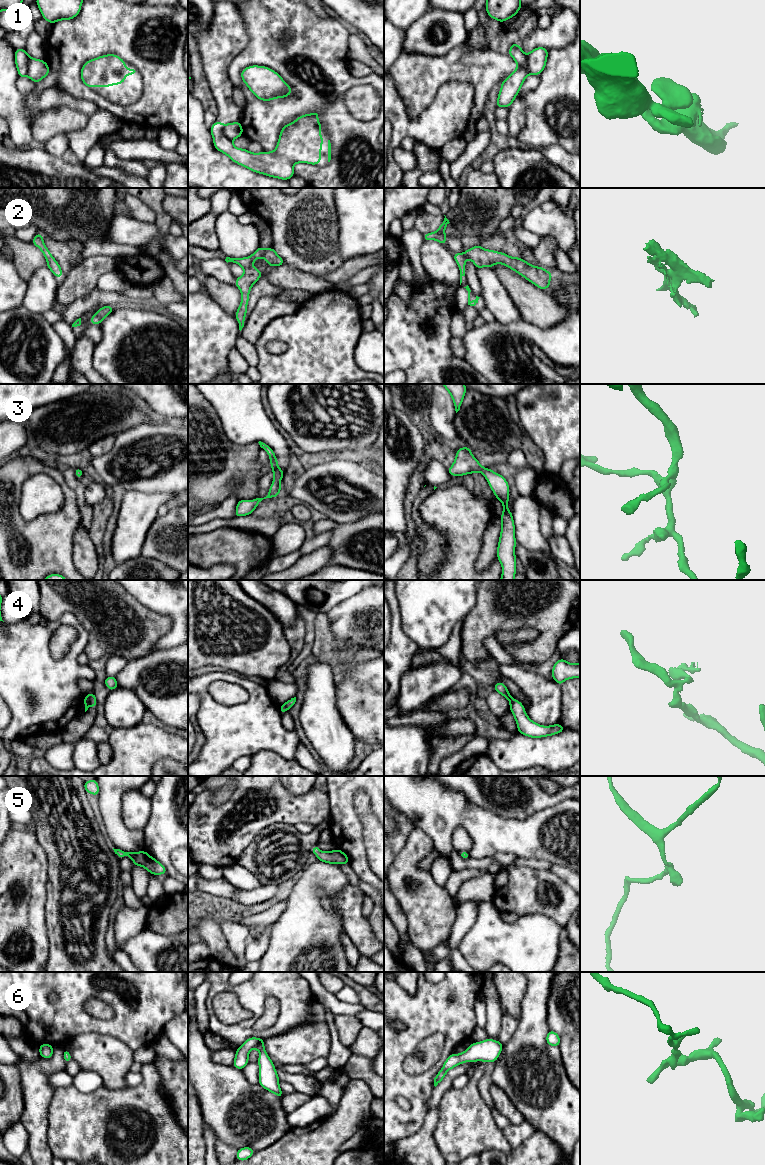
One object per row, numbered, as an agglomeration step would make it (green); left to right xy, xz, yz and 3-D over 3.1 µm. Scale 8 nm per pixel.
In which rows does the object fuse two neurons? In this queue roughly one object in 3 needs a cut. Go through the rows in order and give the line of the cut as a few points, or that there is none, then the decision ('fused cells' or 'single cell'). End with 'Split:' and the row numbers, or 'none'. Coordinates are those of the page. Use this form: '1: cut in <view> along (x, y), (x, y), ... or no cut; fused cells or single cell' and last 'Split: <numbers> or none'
1: cut in xy along (29, 56), (25, 75); fused cells
2: no cut; single cell
3: no cut; single cell
4: cut in yz along (511, 697), (509, 701); fused cells
5: no cut; single cell
6: no cut; single cell
Split: 1, 4

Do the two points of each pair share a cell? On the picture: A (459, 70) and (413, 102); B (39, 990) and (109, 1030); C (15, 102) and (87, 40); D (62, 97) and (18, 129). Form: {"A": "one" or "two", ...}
{"A": "one", "B": "one", "C": "two", "D": "one"}

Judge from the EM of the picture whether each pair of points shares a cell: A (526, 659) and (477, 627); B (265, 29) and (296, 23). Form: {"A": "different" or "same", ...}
{"A": "same", "B": "same"}

